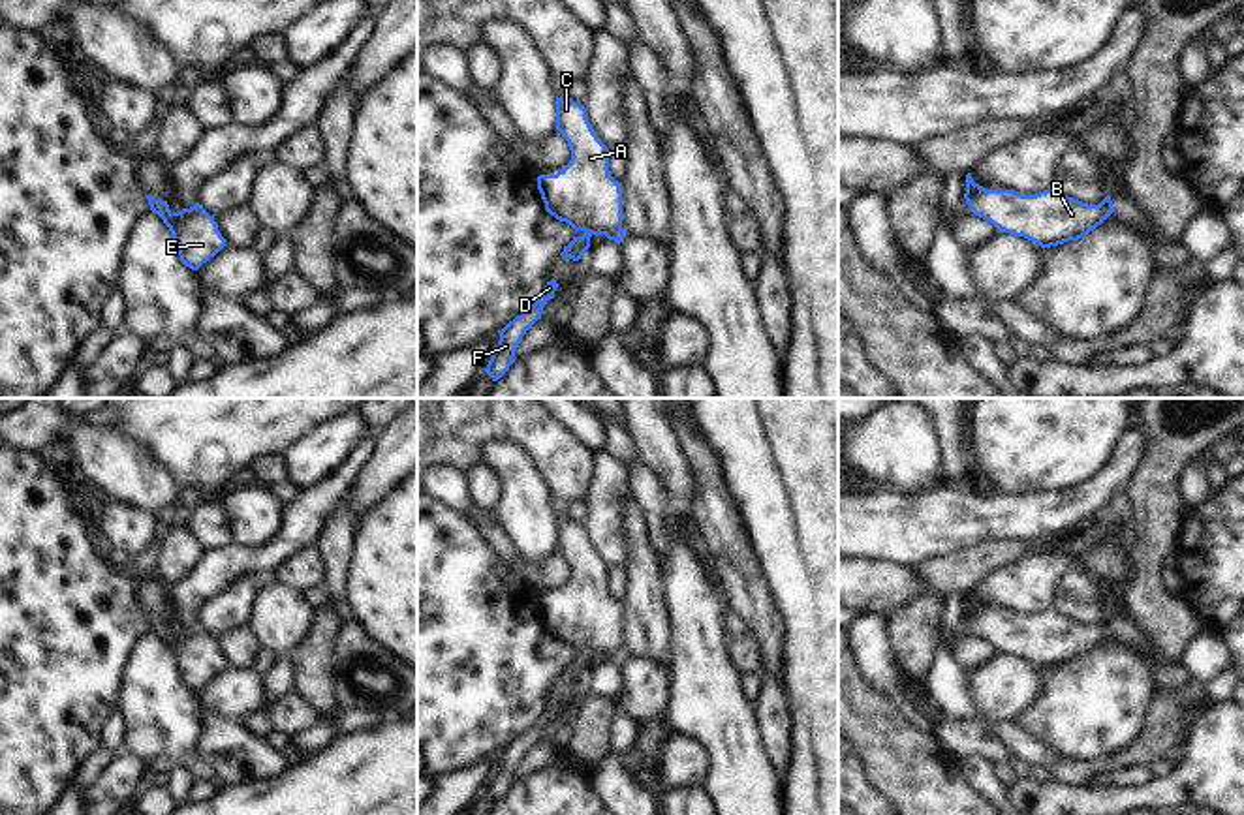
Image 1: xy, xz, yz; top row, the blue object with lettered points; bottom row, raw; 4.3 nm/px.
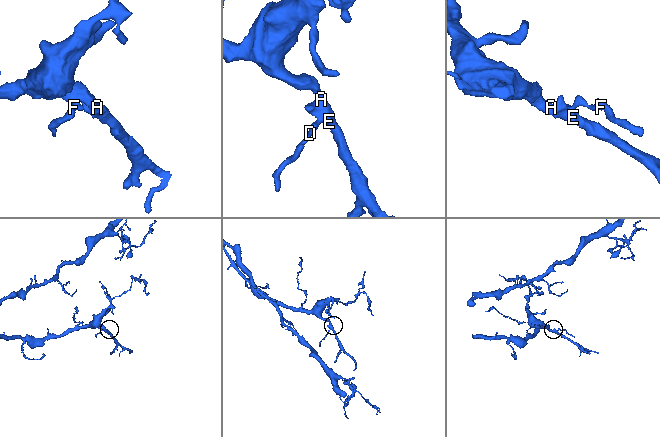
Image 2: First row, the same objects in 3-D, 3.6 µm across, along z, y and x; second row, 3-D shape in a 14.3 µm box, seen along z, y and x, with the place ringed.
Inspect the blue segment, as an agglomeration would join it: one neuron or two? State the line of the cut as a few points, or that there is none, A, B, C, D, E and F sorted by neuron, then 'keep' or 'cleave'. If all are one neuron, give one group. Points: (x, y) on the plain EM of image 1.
no cut | A B C D E F | keep

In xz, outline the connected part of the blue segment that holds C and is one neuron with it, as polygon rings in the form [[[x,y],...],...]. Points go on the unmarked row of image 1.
[[[556,516],[556,550],[568,561],[571,580],[556,595],[539,595],[537,610],[551,637],[584,654],[560,674],[579,682],[592,655],[622,663],[622,612],[609,592],[609,569],[594,554],[584,526]]]

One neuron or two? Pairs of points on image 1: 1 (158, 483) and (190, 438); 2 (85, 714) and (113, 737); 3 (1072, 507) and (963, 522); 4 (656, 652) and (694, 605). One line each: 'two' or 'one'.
1: two
2: two
3: one
4: two

